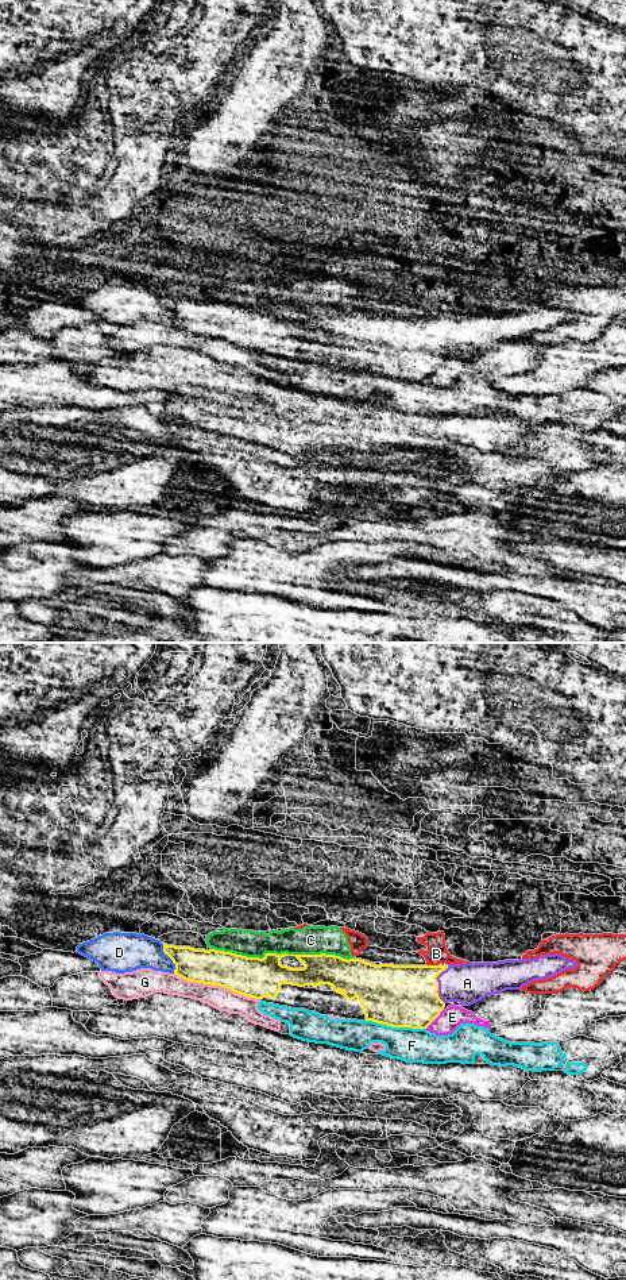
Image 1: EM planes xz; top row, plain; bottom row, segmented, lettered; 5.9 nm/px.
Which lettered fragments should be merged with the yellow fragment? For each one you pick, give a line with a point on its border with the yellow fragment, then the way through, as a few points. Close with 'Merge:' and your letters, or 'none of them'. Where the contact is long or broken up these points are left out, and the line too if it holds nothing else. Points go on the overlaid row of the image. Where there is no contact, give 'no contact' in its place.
A: meets yellow in xz at (437, 984); runs through xz (397, 995), (418, 994), (437, 984), (467, 983)
Merge: A

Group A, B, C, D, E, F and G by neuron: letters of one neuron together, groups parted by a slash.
A / B C / D / E / F / G

